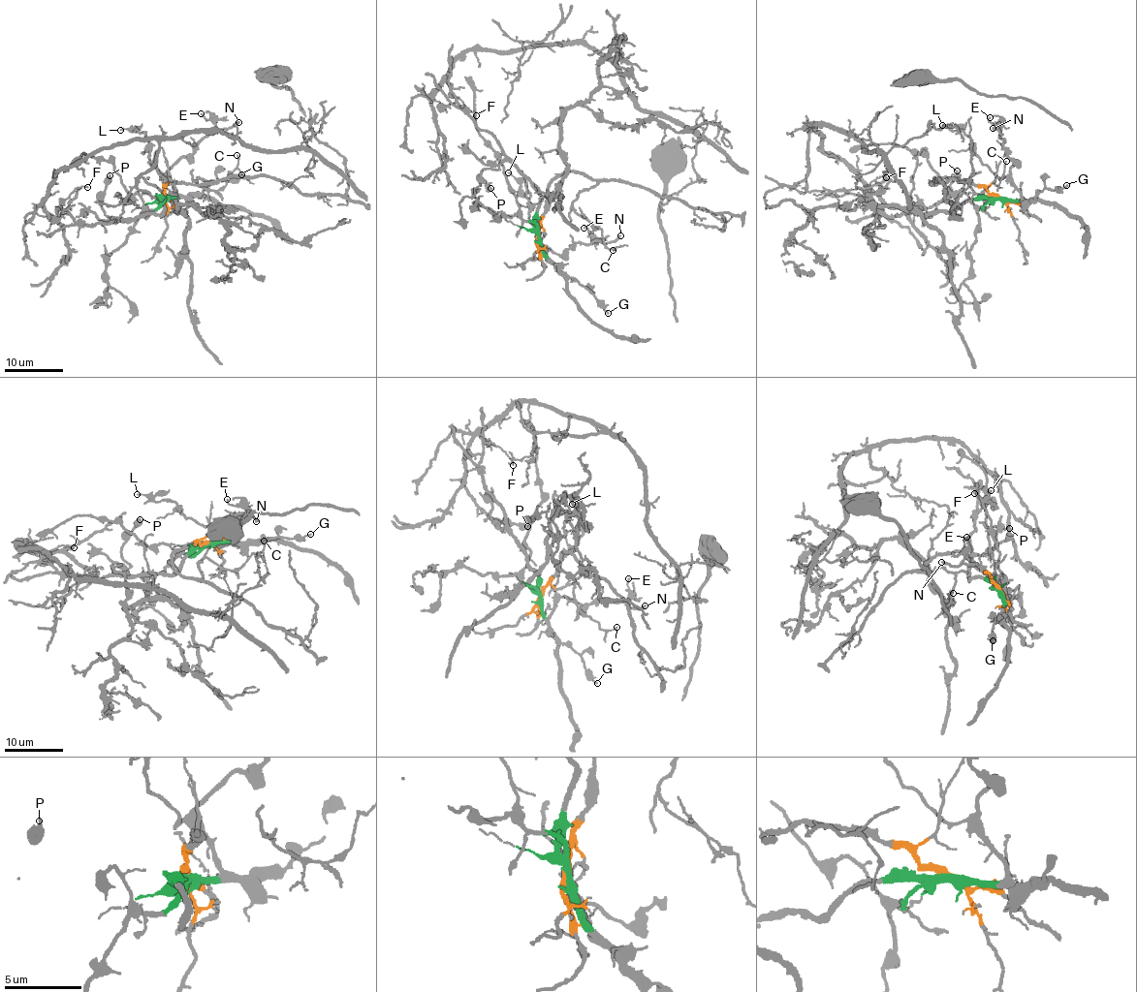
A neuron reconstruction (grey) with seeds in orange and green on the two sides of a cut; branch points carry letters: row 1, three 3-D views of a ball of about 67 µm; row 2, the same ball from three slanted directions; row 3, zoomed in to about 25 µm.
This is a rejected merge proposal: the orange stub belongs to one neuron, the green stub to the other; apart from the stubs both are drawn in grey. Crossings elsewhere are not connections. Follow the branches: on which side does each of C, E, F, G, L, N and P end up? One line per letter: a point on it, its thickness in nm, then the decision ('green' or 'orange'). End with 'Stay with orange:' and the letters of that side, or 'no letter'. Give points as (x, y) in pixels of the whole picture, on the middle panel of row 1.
C: (613, 250) | 110 nm | orange
E: (584, 228) | 130 nm | green
F: (476, 115) | 100 nm | green
G: (608, 313) | 120 nm | green
L: (508, 172) | 140 nm | green
N: (620, 235) | 240 nm | green
P: (490, 188) | 320 nm | green
Stay with orange: C

